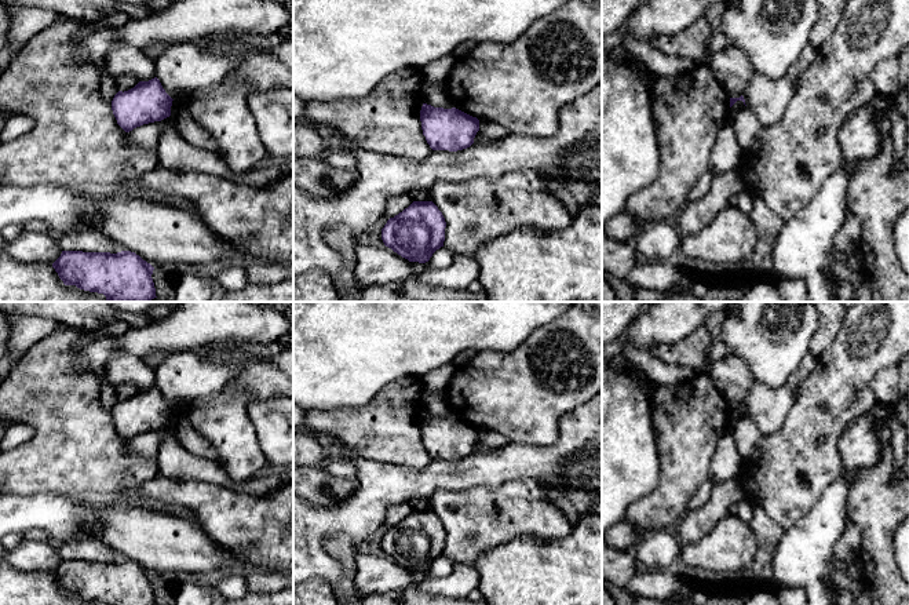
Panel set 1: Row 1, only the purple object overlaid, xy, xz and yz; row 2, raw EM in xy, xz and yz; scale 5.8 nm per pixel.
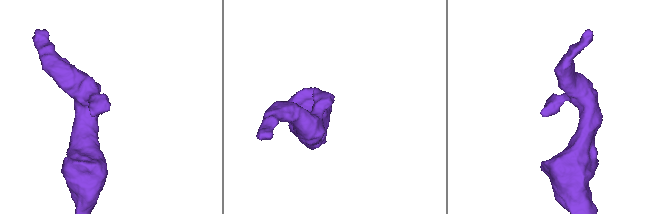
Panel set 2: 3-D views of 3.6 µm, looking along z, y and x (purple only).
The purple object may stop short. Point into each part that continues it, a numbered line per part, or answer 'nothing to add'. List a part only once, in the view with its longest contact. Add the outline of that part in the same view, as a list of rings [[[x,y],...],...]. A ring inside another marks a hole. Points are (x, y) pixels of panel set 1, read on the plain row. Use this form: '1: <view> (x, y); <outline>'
nothing to add

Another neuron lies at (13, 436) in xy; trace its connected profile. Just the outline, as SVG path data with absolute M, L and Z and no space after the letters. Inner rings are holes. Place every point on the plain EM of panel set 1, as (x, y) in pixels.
M12 423L11 426L7 426L0 435L0 452L7 452L25 444L33 435L34 430L28 424Z

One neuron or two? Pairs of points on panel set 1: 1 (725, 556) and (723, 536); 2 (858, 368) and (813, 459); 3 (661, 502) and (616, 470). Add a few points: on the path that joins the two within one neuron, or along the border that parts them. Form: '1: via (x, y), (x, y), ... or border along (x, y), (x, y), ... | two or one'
1: via (725, 551), (725, 540) | one
2: via (838, 390), (832, 397), (832, 414), (811, 437) | one
3: border along (661, 462), (657, 484), (638, 498), (625, 514) | two

